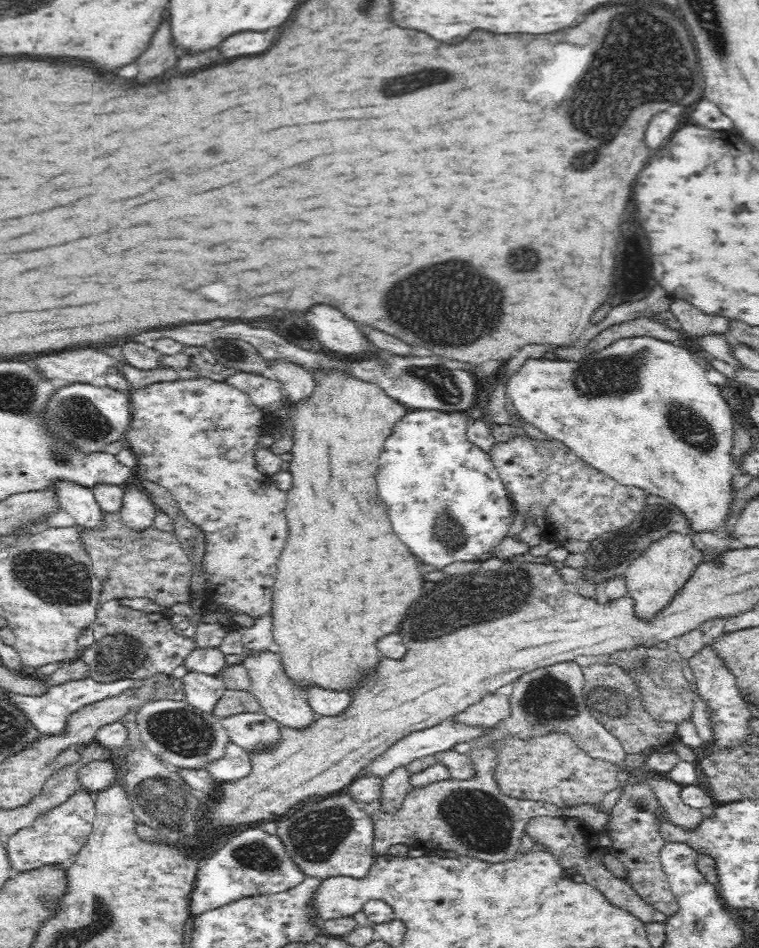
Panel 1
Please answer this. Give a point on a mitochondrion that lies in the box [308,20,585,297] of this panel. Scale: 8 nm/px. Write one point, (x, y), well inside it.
(426, 78)

